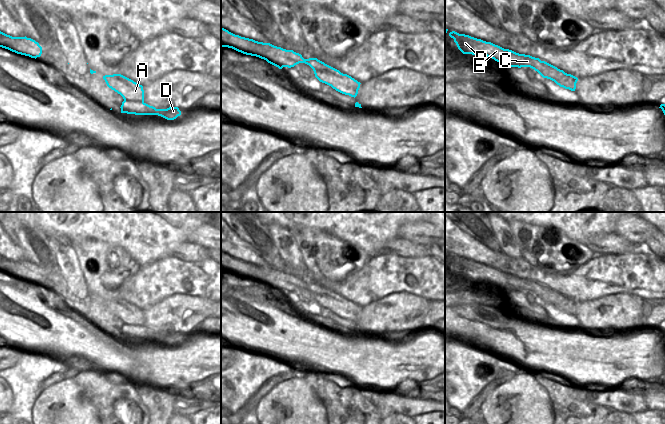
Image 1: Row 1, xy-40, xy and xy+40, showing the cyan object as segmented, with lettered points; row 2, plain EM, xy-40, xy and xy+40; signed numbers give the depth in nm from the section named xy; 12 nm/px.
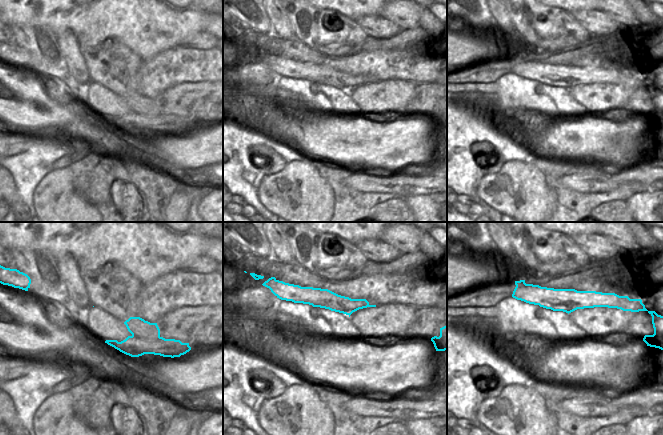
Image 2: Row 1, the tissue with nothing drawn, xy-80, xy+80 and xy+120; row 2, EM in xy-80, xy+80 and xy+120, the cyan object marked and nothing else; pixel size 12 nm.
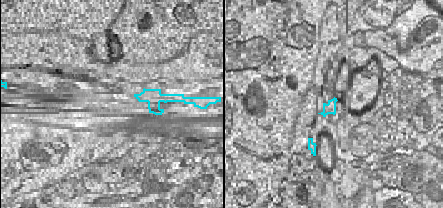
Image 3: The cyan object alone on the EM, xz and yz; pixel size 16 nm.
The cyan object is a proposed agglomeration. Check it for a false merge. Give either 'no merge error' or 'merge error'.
merge error

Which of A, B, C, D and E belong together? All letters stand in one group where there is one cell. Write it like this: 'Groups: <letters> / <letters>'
Groups: A D / B C E.

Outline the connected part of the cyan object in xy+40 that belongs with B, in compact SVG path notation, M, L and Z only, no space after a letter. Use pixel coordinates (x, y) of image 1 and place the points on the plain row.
M455 255L450 256L449 260L454 263L458 273L463 278L485 279L503 290L530 291L537 295L543 302L558 302L560 293L545 285L541 285L539 282L519 278L491 266L486 266L469 259L459 258Z

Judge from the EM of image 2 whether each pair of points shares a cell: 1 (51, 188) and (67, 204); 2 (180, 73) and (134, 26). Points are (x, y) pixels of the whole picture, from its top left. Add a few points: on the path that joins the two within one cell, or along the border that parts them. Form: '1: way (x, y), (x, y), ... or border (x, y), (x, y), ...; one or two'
1: way (55, 192), (63, 200); one
2: border (183, 45), (167, 48), (143, 60); two

